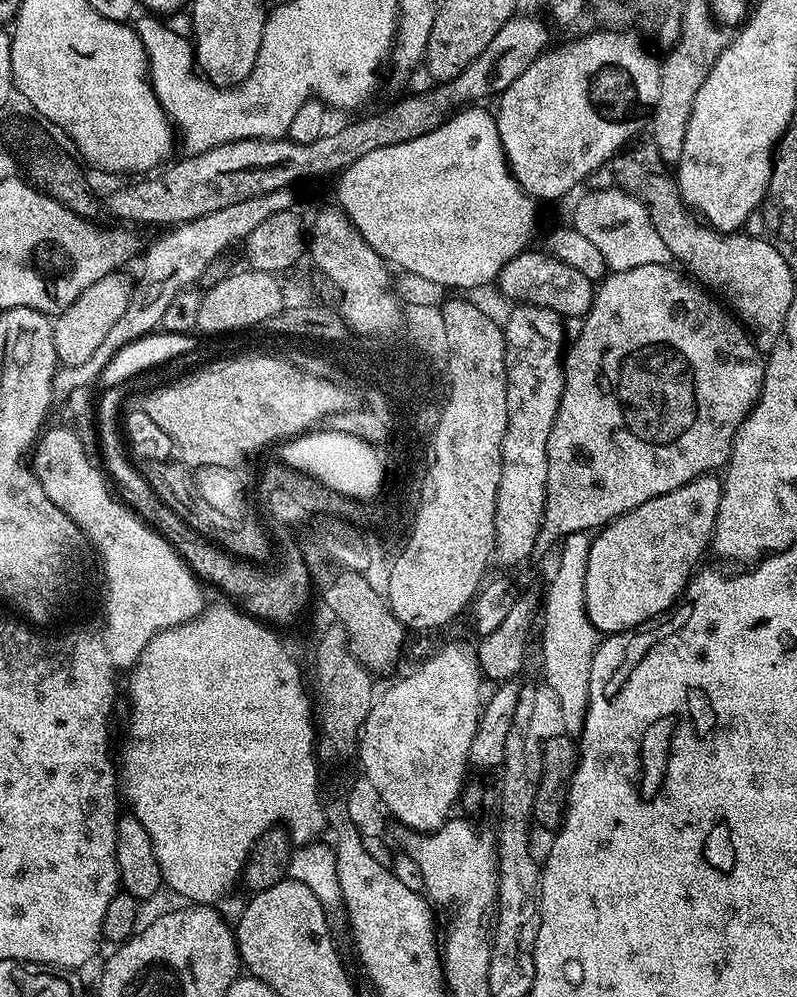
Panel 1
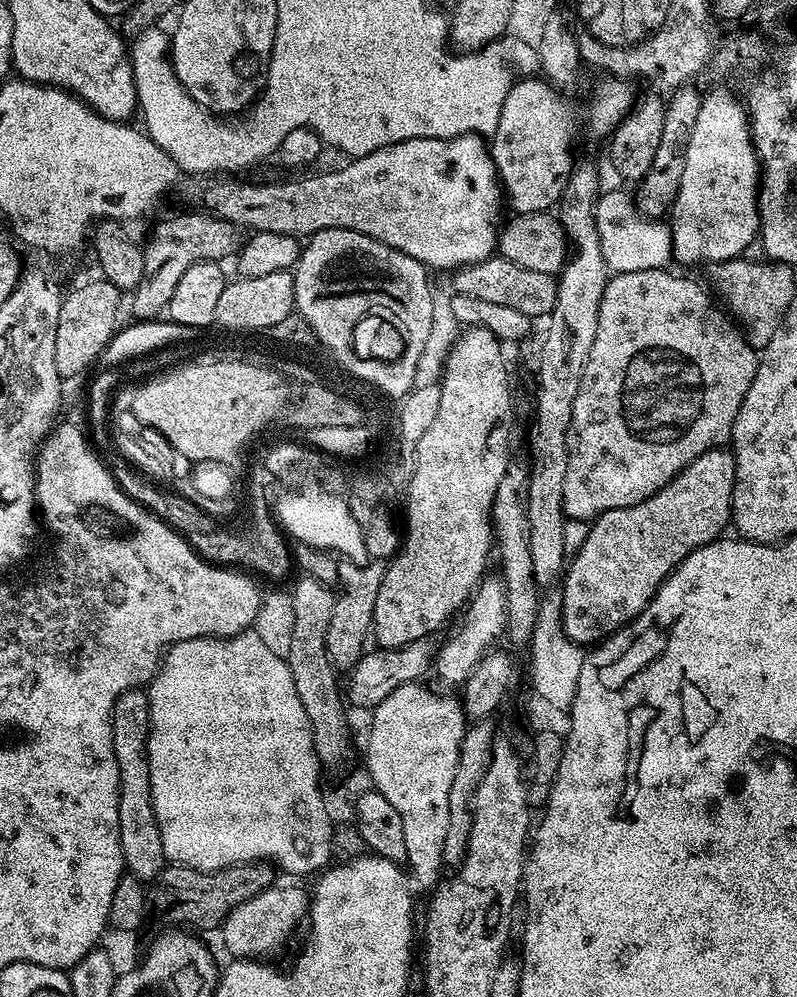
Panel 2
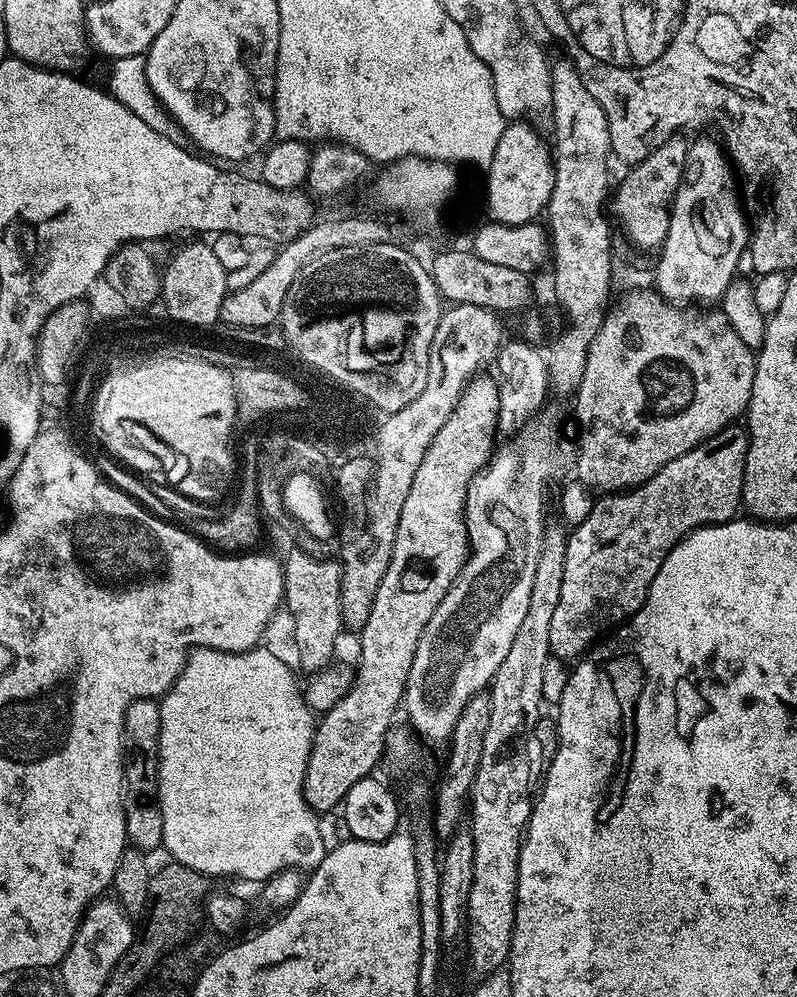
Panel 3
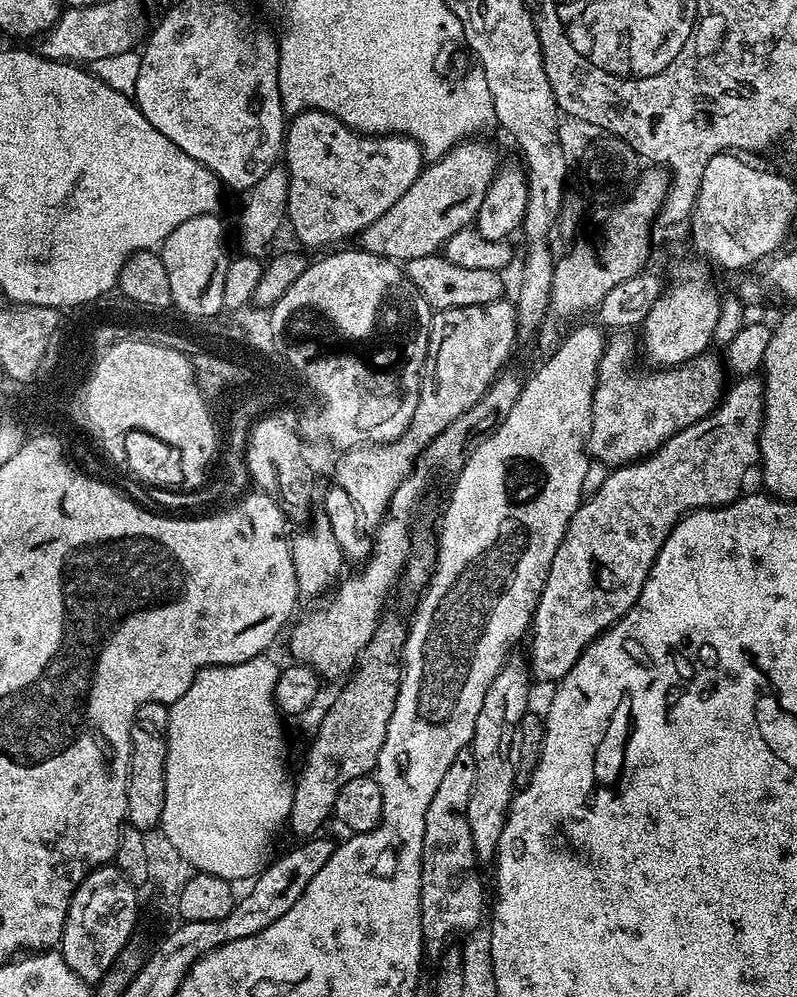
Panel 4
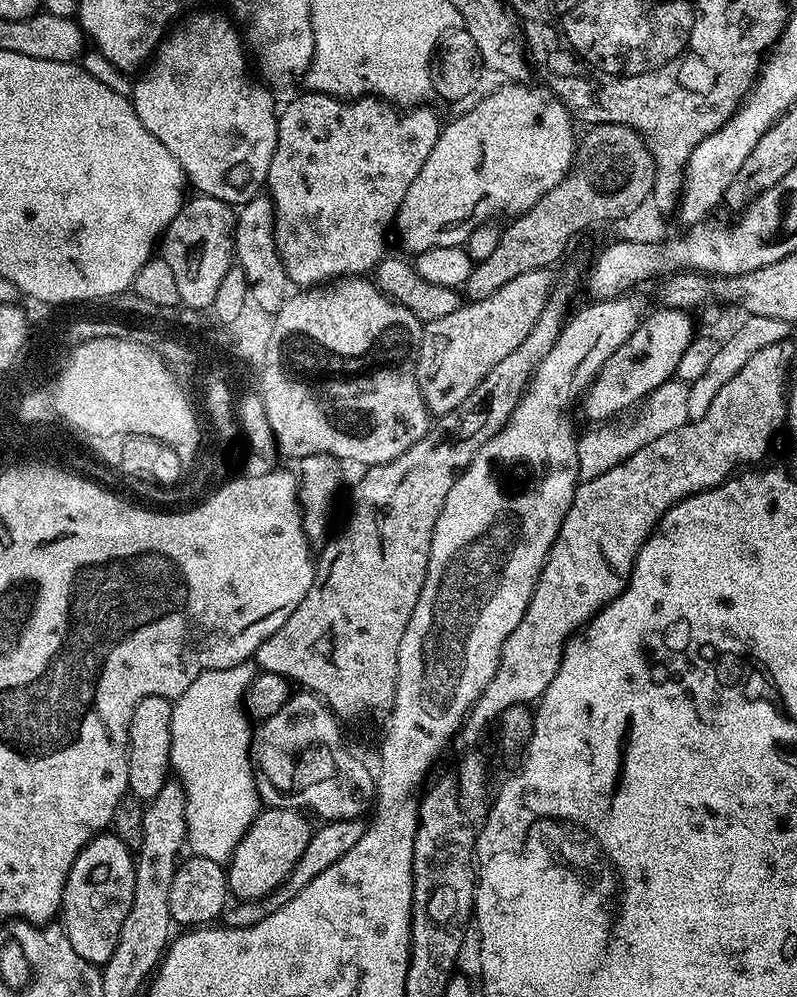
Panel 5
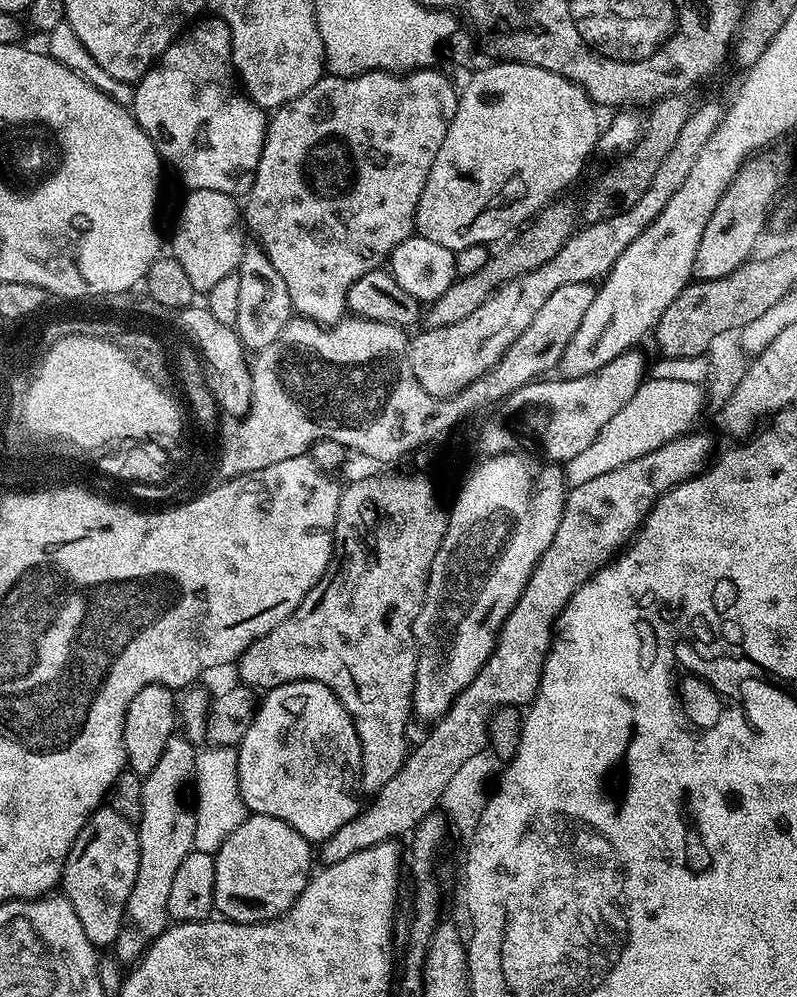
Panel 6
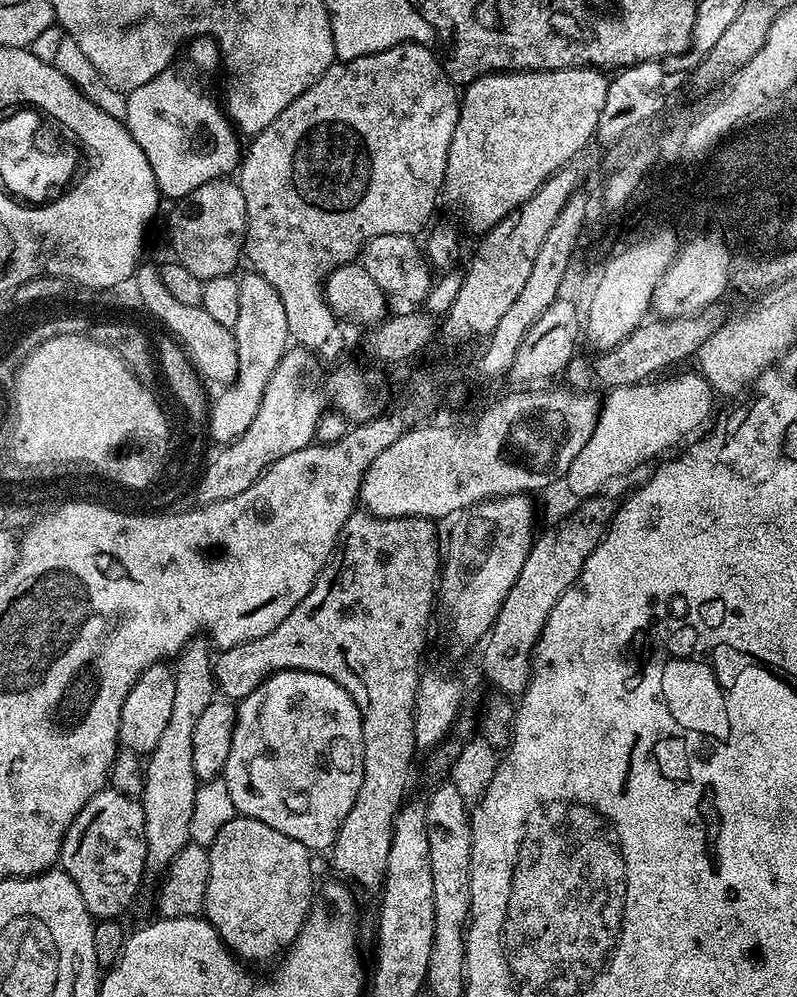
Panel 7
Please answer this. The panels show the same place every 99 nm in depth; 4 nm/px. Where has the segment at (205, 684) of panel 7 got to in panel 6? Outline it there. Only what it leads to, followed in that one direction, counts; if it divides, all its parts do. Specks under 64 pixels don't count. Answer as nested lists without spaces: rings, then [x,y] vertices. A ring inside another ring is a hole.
[[[173,734],[162,750],[162,758],[154,765],[154,770],[143,777],[142,814],[138,821],[140,833],[140,853],[138,854],[138,878],[130,898],[124,903],[122,926],[114,945],[114,955],[125,966],[135,965],[144,952],[170,926],[168,903],[170,889],[178,875],[178,866],[195,849],[194,826],[196,809],[190,799],[190,789],[196,778],[196,752],[187,735]]]

